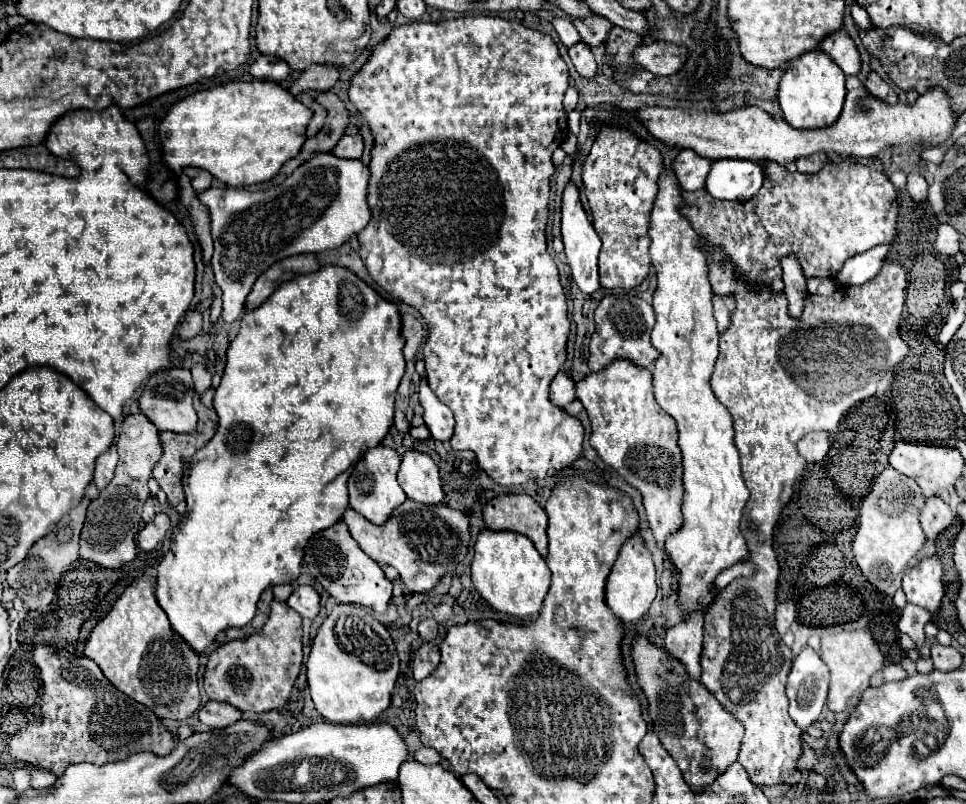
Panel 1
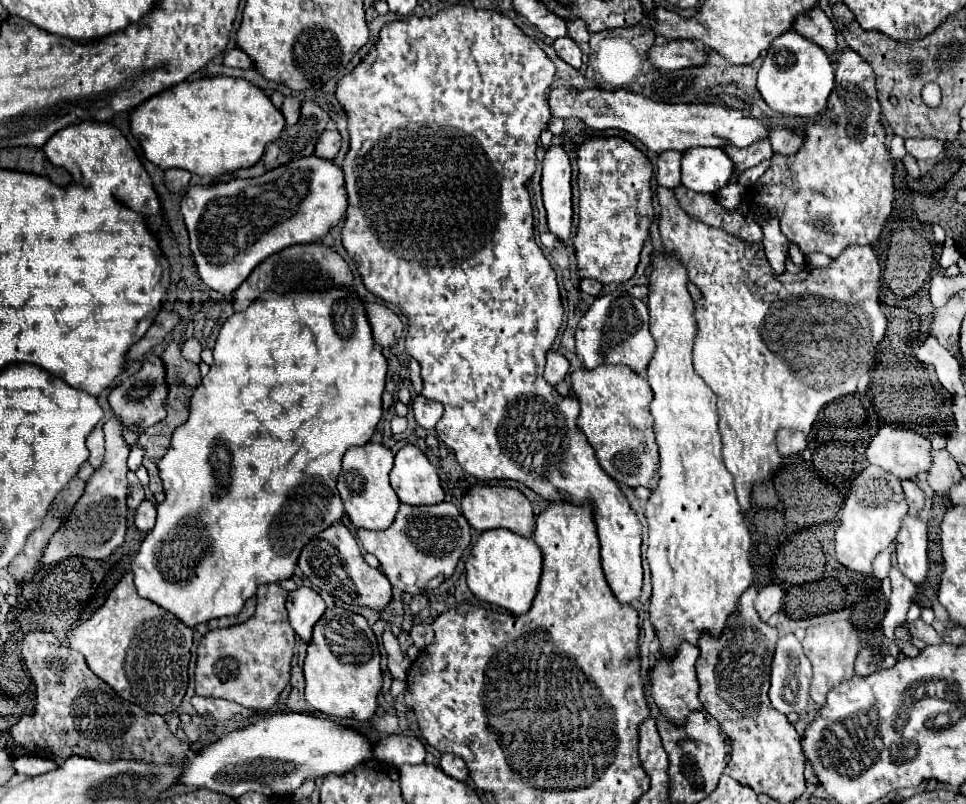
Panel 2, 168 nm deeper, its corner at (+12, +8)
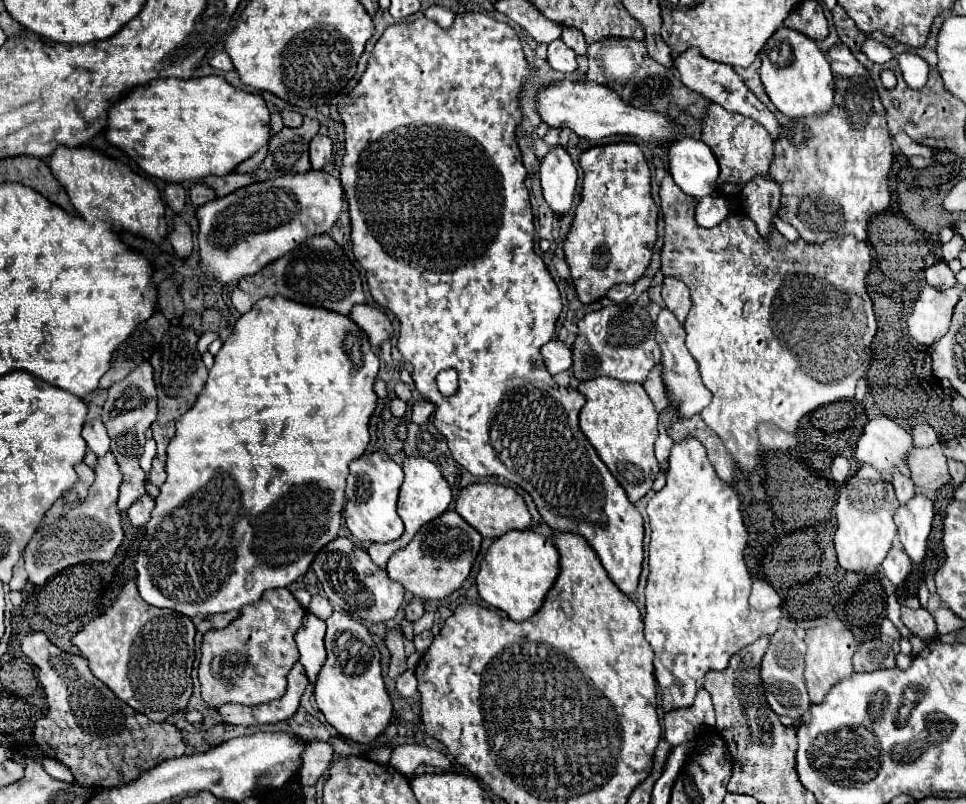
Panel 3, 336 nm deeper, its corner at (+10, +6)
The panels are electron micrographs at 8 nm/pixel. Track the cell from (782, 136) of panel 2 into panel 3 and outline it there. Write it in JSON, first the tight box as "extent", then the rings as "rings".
{"extent":[675,48,781,138],"rings":[[[689,48],[689,50],[685,50],[683,54],[679,54],[679,56],[675,58],[675,68],[679,70],[681,80],[683,80],[683,84],[685,84],[689,90],[699,92],[701,96],[709,98],[711,102],[723,106],[723,108],[729,110],[729,112],[737,112],[737,114],[741,114],[741,116],[747,116],[747,118],[757,120],[761,126],[767,128],[767,132],[771,134],[771,138],[777,138],[777,134],[781,132],[779,122],[775,120],[775,116],[767,110],[767,106],[765,106],[763,102],[757,100],[757,96],[743,84],[743,80],[739,78],[739,74],[737,74],[731,66],[719,64],[719,62],[711,62],[711,60],[703,58],[703,56],[699,54],[699,50]]]}

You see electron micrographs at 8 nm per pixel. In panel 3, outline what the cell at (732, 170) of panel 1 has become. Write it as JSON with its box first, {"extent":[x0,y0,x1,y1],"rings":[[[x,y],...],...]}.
{"extent":[667,138,719,198],"rings":[[[677,138],[669,144],[667,170],[675,184],[693,198],[713,194],[719,176],[711,148],[697,138]]]}

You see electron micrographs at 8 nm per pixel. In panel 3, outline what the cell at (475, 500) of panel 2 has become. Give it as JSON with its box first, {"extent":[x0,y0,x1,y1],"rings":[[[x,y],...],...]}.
{"extent":[455,482,531,538],"rings":[[[475,482],[465,486],[457,500],[455,500],[455,512],[469,522],[483,538],[499,538],[509,530],[527,530],[531,522],[531,514],[523,502],[523,498],[509,486],[495,484],[495,482]]]}

